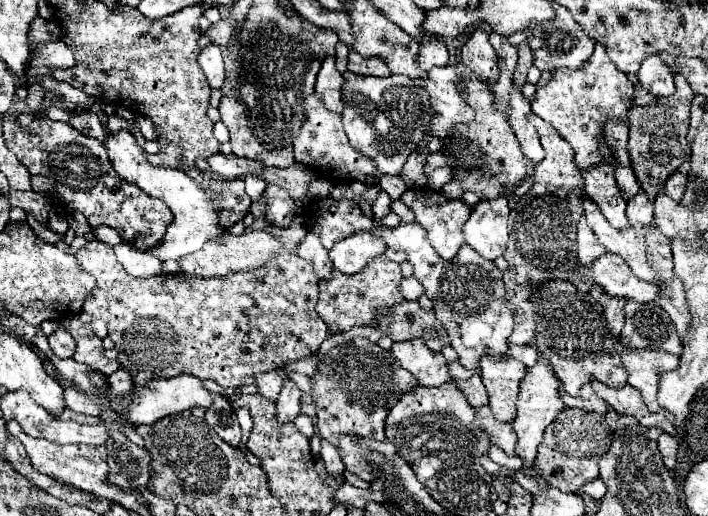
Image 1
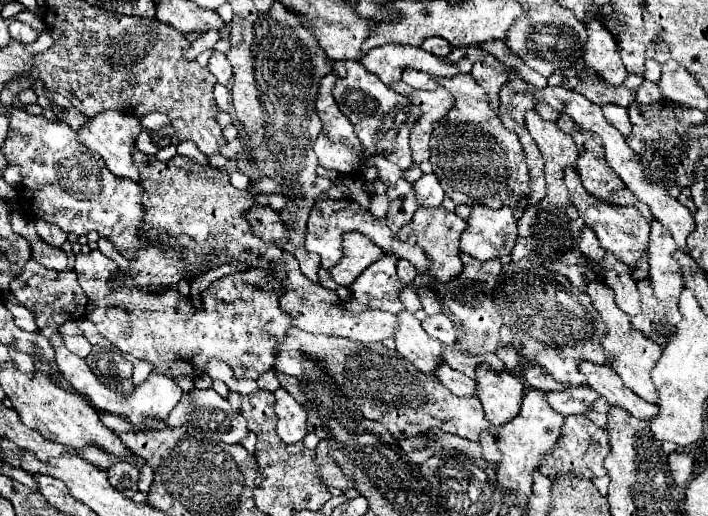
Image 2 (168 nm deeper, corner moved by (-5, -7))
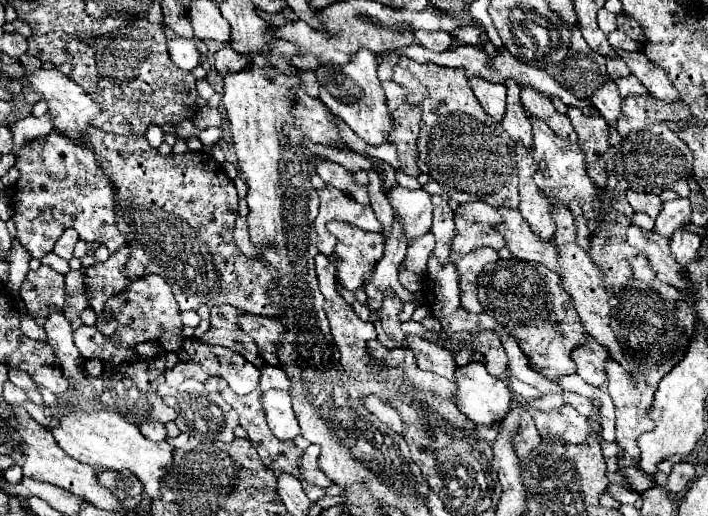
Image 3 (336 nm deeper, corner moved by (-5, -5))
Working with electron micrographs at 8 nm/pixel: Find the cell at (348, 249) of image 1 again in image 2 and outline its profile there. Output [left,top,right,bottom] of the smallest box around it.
[329,233,383,285]

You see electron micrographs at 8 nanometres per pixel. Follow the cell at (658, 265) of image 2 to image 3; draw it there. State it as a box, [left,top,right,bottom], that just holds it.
[655,197,691,237]

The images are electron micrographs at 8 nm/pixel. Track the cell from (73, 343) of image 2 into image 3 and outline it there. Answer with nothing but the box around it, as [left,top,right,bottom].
[75,275,183,365]

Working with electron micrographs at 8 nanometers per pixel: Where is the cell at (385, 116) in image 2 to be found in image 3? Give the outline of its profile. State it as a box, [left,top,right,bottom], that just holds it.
[315,49,393,145]

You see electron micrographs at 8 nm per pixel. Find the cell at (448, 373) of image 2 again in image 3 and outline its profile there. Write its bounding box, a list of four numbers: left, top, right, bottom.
[405,335,457,381]

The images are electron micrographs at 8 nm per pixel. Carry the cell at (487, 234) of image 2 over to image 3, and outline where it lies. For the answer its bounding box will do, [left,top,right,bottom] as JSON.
[451,203,505,253]

